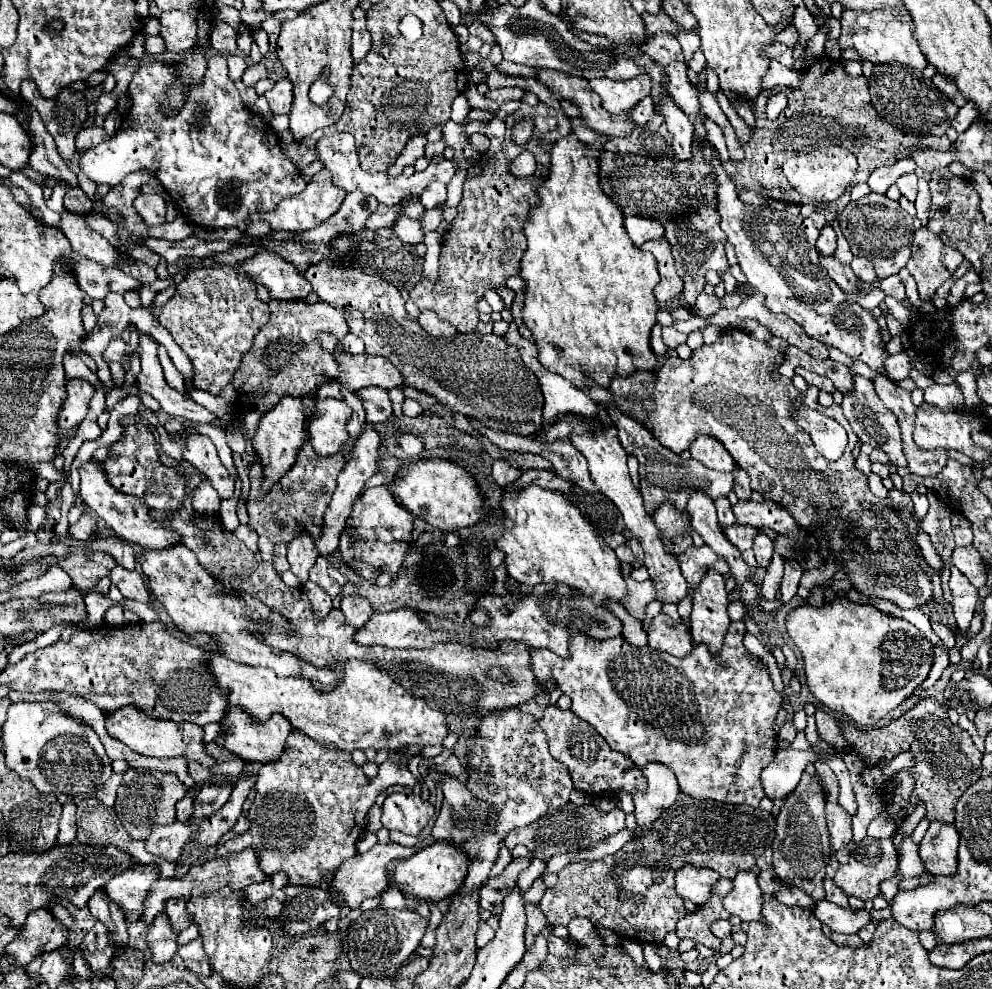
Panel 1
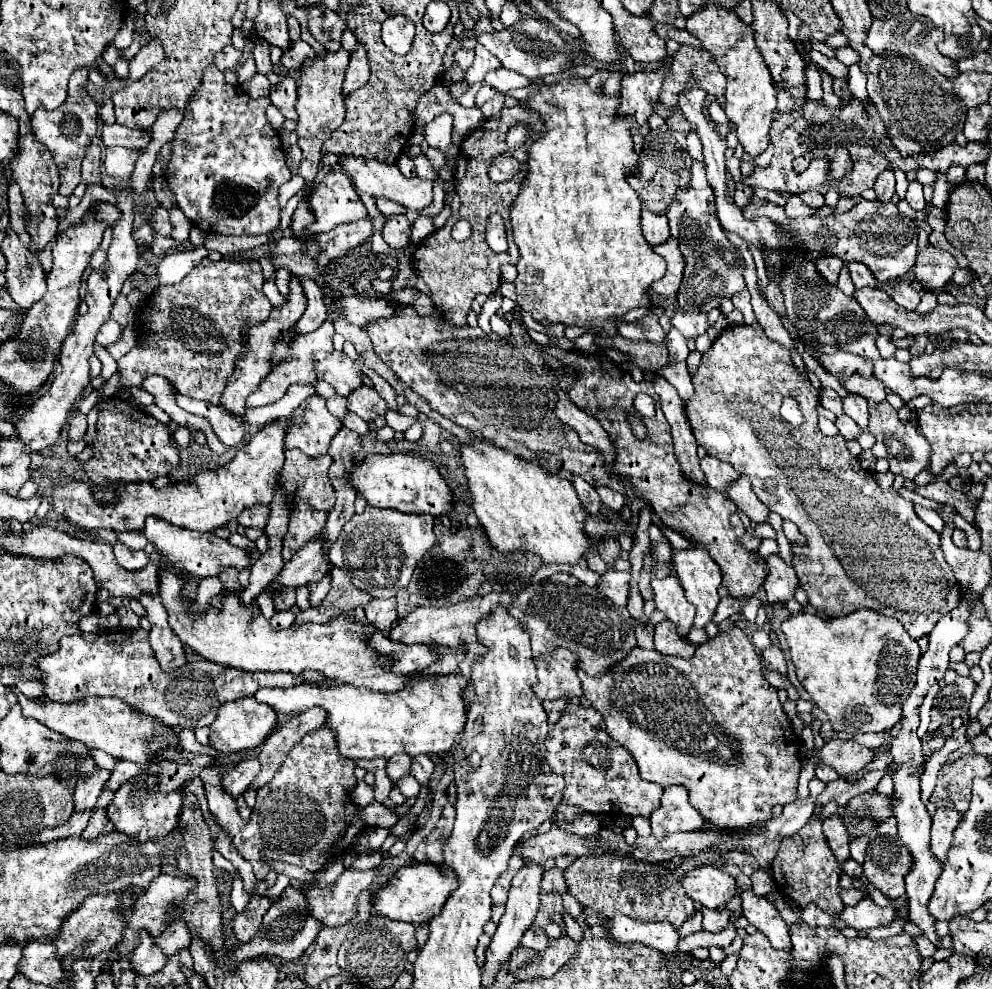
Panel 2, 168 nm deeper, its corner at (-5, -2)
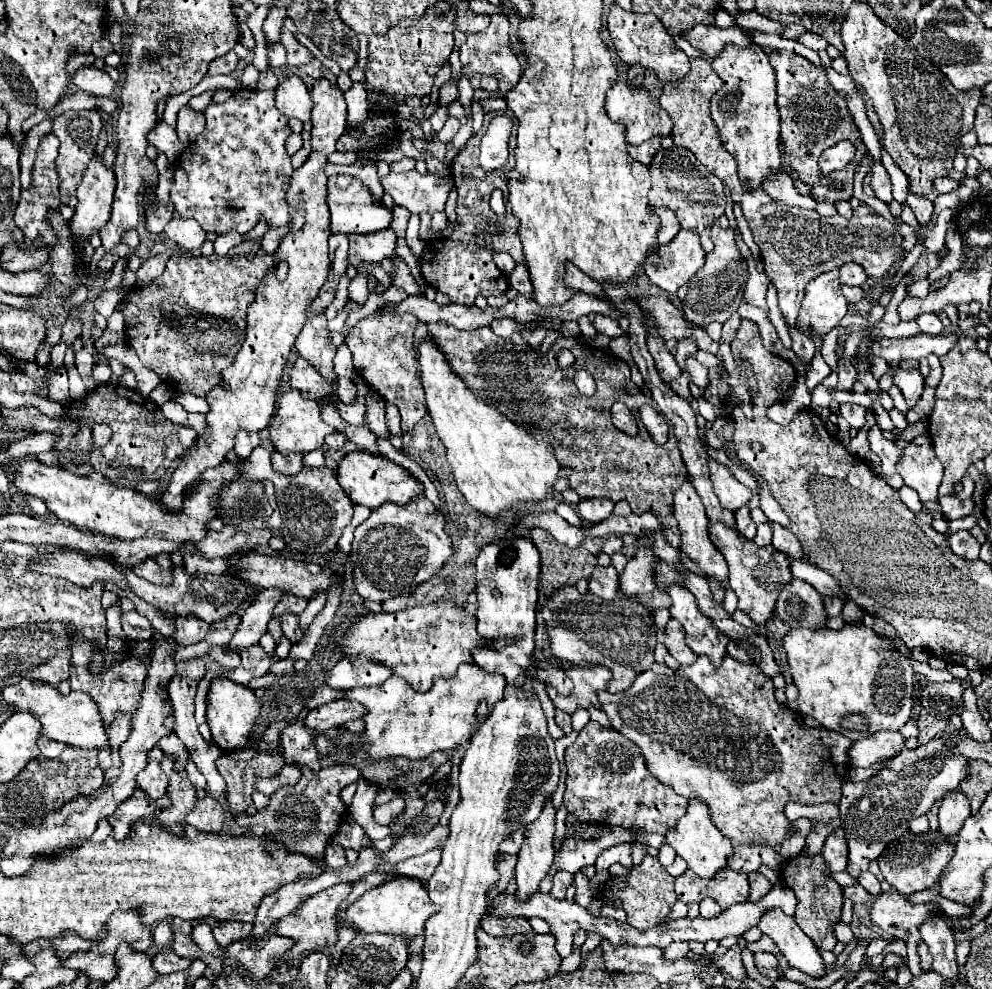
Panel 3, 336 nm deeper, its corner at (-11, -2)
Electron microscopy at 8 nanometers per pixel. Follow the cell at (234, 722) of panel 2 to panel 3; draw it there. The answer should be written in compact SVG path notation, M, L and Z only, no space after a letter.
M224 676L212 678L210 688L206 694L206 722L212 732L212 740L222 748L222 750L232 750L248 744L248 734L254 730L256 718L260 714L260 702L254 696L254 692L242 684L236 684Z

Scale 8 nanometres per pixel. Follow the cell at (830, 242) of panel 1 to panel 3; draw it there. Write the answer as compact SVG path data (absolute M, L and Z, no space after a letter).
M832 270L814 278L806 286L796 328L808 338L812 338L812 334L824 338L832 328L840 324L846 312L848 312L848 302L840 292L838 270Z

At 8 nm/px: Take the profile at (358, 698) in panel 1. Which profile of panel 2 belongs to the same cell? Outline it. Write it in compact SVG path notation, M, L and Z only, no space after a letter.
M462 674L448 676L410 676L404 690L382 694L370 692L354 686L320 688L316 684L298 684L290 688L260 688L254 698L256 702L270 704L276 712L296 716L312 706L326 710L326 728L334 730L338 750L350 760L374 760L392 758L394 754L406 752L410 756L418 754L442 754L448 752L466 724L466 706L462 692L466 688L466 678Z

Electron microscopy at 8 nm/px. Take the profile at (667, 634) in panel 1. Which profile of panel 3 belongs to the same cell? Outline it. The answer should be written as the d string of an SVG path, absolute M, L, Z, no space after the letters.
M670 618L664 634L666 634L666 648L668 648L668 652L670 652L682 666L692 664L692 662L698 658L698 656L686 646L684 634L682 634L682 624L680 624L678 620Z

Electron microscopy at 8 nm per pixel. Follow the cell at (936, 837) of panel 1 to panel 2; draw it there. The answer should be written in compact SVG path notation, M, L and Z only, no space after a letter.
M938 808L934 818L932 818L932 840L930 840L930 852L934 854L934 858L938 858L940 862L946 862L948 850L952 846L952 838L954 838L954 830L960 822L960 814L956 810L948 810L948 808Z

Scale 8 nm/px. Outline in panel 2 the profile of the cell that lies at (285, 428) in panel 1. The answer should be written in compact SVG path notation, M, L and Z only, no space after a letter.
M282 418L266 424L250 438L244 448L236 452L230 462L216 470L202 472L192 480L178 482L164 490L156 490L150 482L128 484L124 492L118 492L118 500L110 506L98 506L92 488L82 482L66 482L62 486L54 486L54 510L80 524L84 530L142 530L146 516L158 516L180 528L212 532L236 520L244 512L244 508L270 504L276 492L274 486L278 482L278 474L284 466L284 434L288 432L288 422L290 418Z

